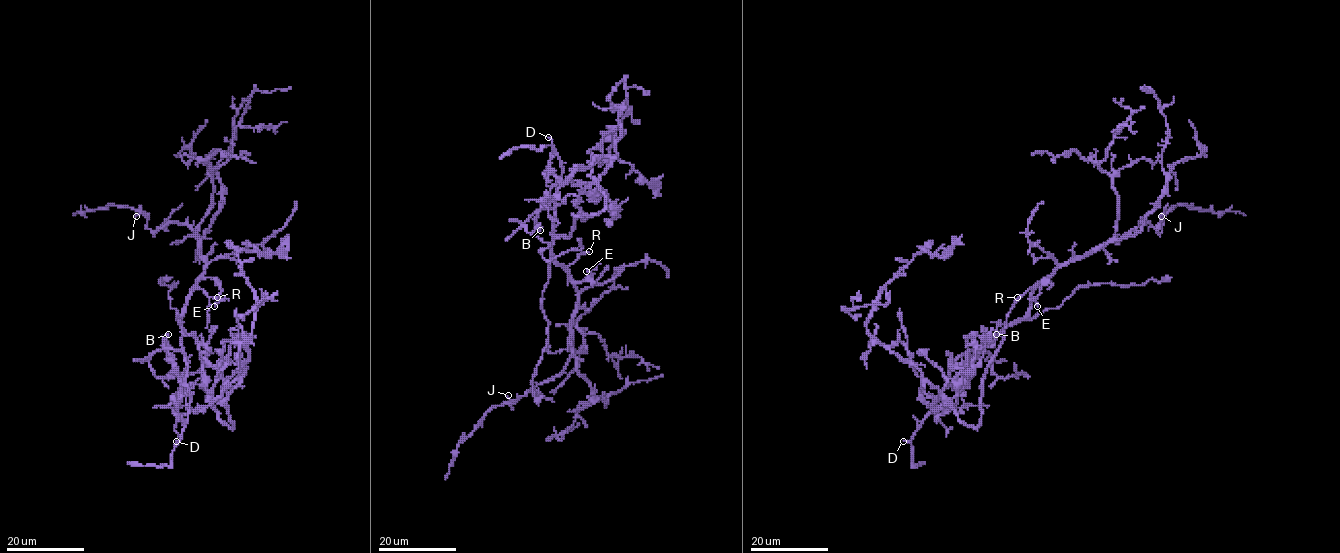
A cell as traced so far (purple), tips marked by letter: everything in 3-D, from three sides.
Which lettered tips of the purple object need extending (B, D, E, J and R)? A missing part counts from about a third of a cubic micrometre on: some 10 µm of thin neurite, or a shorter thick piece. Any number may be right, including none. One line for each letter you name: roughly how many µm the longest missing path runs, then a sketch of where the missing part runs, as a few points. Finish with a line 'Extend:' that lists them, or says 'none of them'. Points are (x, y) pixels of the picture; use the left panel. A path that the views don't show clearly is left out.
E: Missing length about 15 µm. Course of what is missing: (214, 306), (211, 321), (196, 322), (188, 336)
R: Missing length about 10 µm
Extend: E, R

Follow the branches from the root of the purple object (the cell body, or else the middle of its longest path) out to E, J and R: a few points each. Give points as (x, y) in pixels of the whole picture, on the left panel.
E: (200, 353), (195, 337), (179, 325), (179, 319), (189, 291), (203, 278), (212, 278), (219, 286), (214, 306)
J: (200, 353), (179, 325), (205, 269), (200, 239), (185, 223), (152, 232), (146, 217), (136, 216)
R: (200, 353), (195, 337), (179, 325), (179, 319), (194, 288), (217, 297)

